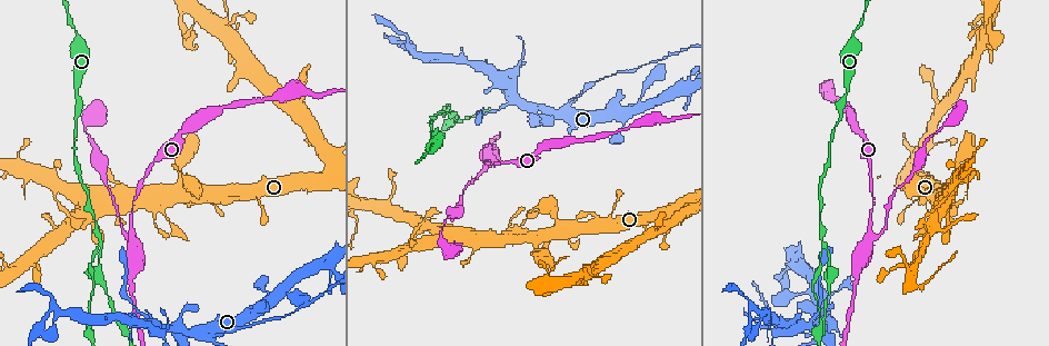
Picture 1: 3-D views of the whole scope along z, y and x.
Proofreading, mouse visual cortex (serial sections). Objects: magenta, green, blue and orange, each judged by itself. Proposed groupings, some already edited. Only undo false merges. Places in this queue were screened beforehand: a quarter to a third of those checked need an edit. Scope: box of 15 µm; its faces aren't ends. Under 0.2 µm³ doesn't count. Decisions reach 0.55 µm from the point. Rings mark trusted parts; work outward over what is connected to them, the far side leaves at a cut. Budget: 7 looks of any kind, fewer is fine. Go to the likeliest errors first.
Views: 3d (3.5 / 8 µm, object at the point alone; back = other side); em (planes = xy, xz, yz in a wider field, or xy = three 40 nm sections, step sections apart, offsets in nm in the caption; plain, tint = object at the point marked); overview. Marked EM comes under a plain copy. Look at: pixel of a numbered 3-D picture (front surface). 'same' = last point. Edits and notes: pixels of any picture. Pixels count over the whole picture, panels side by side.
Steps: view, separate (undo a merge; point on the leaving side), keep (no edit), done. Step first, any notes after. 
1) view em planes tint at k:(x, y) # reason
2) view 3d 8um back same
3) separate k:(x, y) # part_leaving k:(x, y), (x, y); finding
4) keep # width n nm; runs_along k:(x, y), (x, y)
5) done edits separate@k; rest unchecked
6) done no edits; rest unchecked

view 3d 8um at 1:(99, 242) # arms run side by side

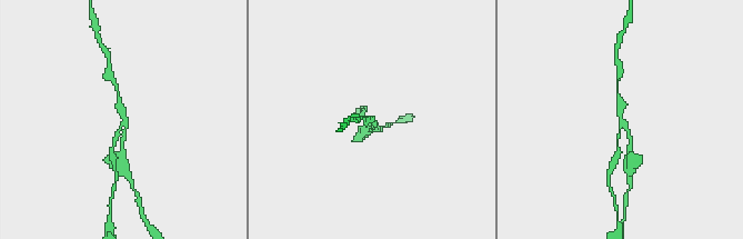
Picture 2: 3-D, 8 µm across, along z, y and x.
view 3d 3.5um at 2:(122, 121) # zoom in

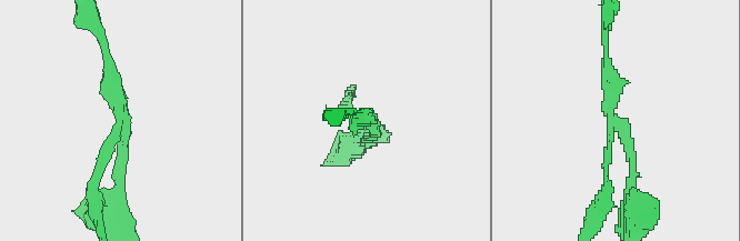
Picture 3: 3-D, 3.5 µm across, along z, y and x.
view em xy step 1 tint at 3:(615, 121) # arms 3; arm_widths 100, 150, 150 nm; need the tissue

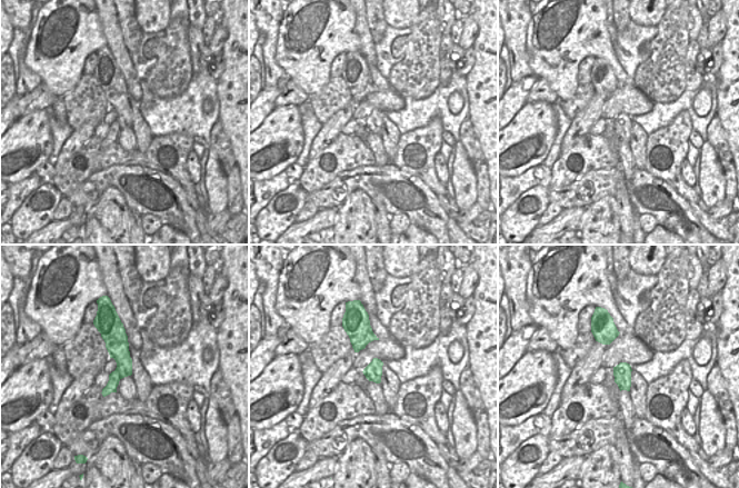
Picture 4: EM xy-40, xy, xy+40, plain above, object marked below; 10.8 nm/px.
separate 3:(99, 166) # part_leaving 3:(116, 132), (92, 180), (99, 228); a second cell is stuck on

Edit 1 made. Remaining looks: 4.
view overview # redraw

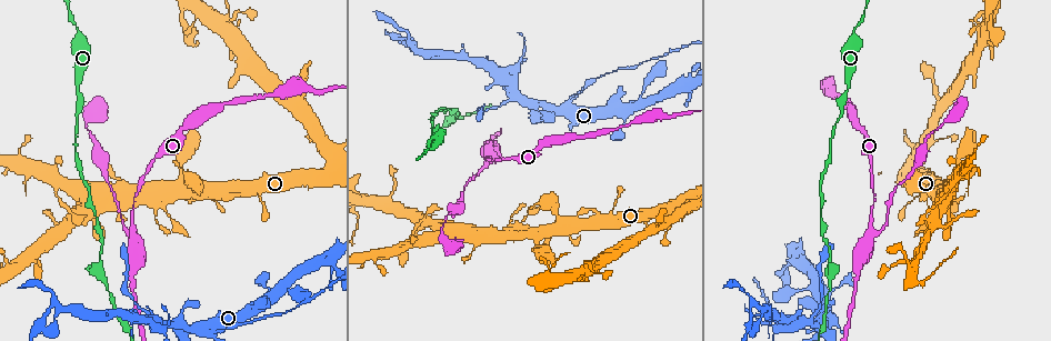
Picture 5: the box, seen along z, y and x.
view 3d 8um at 5:(578, 93) # narrows sharply

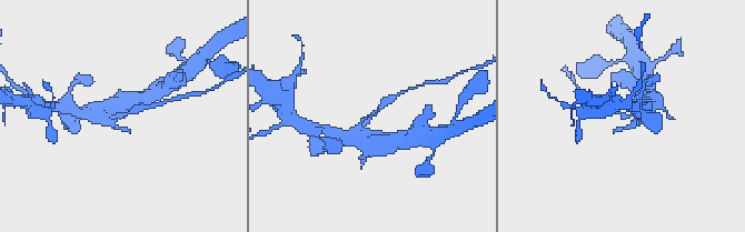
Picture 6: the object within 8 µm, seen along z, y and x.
view em xy step 1 tint at 6:(619, 113)

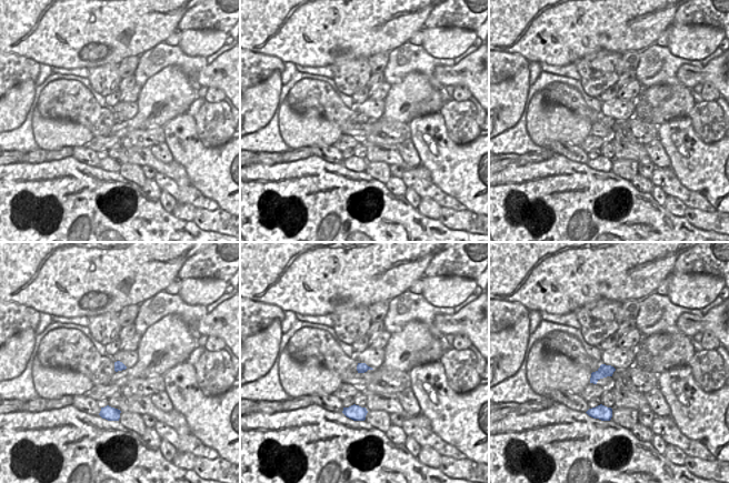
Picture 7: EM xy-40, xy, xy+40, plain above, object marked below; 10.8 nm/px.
separate 6:(388, 100) # arm_widths 250, 250 nm; part_leaving 6:(378, 111), (389, 99), (414, 88); two cells meet here

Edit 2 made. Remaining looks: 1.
done edits separate@3, separate@6; rest unchecked

